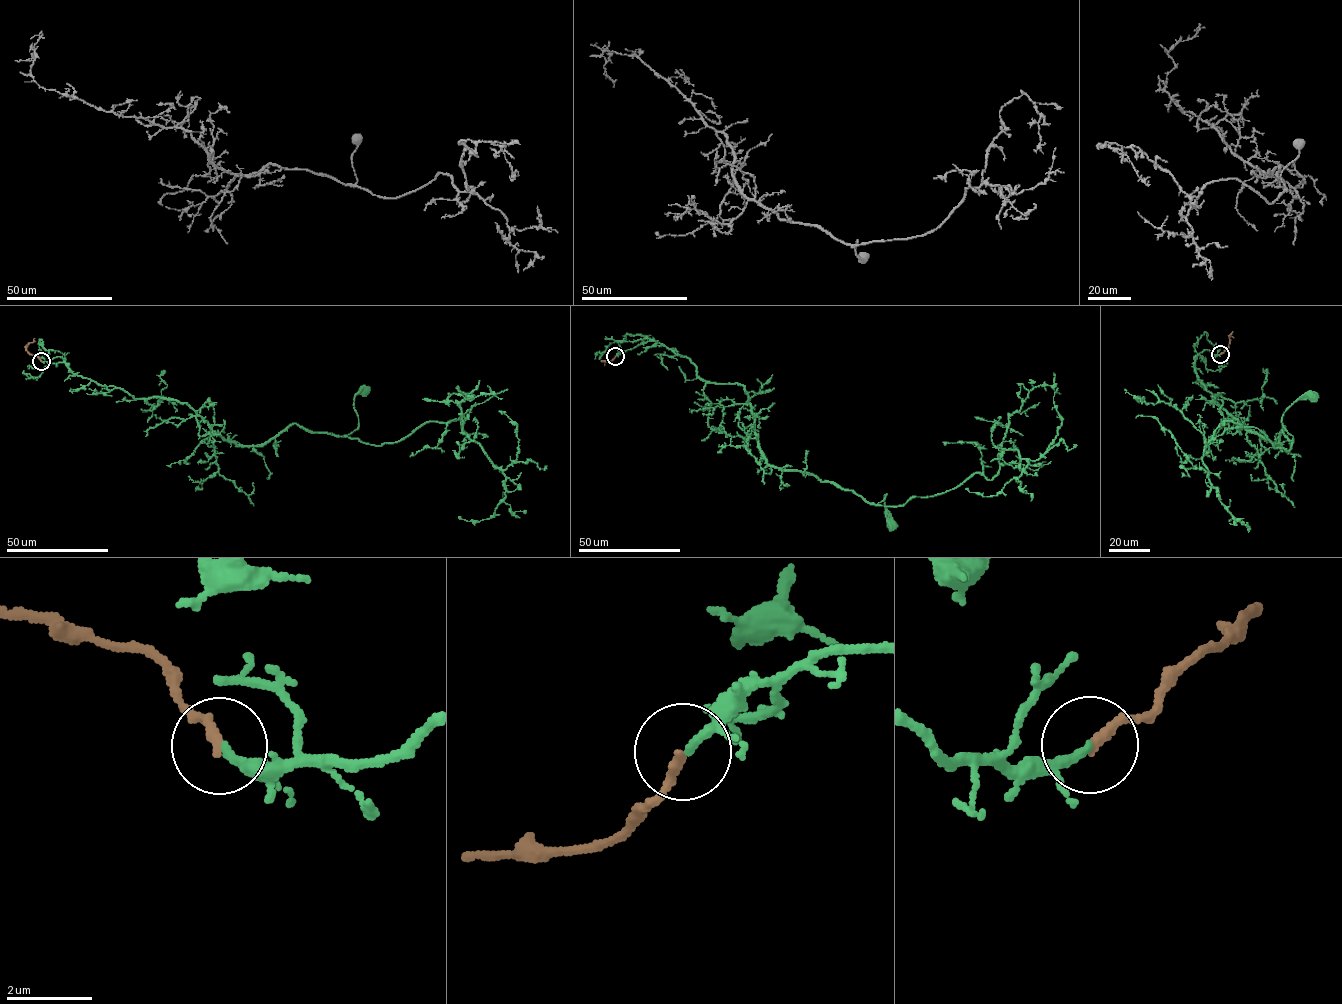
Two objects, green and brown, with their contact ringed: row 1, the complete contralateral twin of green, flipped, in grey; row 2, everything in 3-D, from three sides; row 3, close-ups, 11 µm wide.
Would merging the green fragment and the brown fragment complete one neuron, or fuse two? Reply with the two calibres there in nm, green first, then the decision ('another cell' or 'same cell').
calibres 200 and 240 nm; same cell

